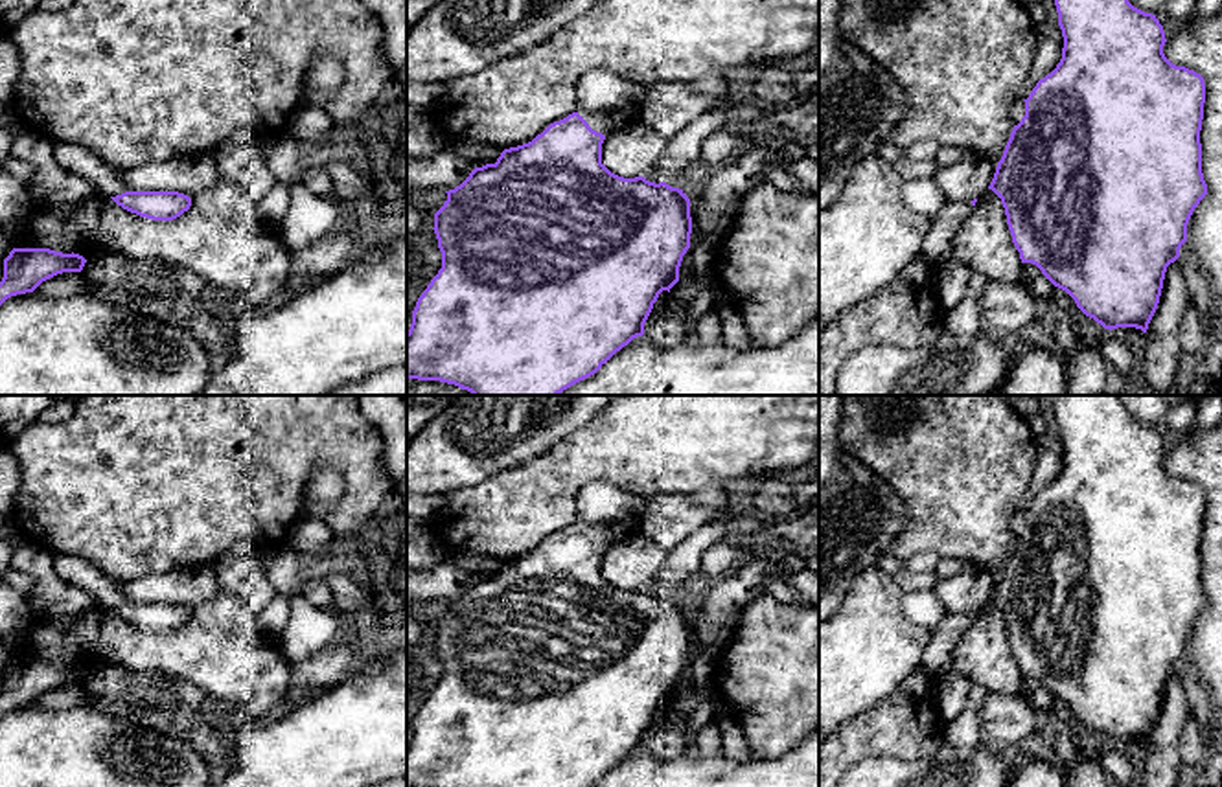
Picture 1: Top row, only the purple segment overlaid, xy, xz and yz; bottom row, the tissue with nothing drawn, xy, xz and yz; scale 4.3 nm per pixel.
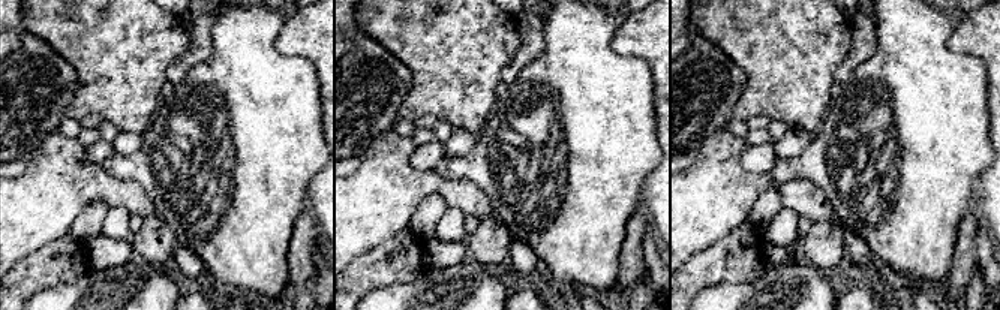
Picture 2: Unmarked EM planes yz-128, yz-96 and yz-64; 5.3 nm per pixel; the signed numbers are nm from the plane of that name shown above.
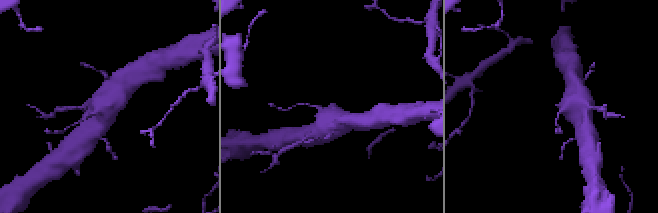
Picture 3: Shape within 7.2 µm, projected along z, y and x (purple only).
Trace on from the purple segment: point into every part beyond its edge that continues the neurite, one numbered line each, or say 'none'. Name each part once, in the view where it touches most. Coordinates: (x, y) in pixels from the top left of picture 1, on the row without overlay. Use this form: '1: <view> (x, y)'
1: xz (597, 532)

